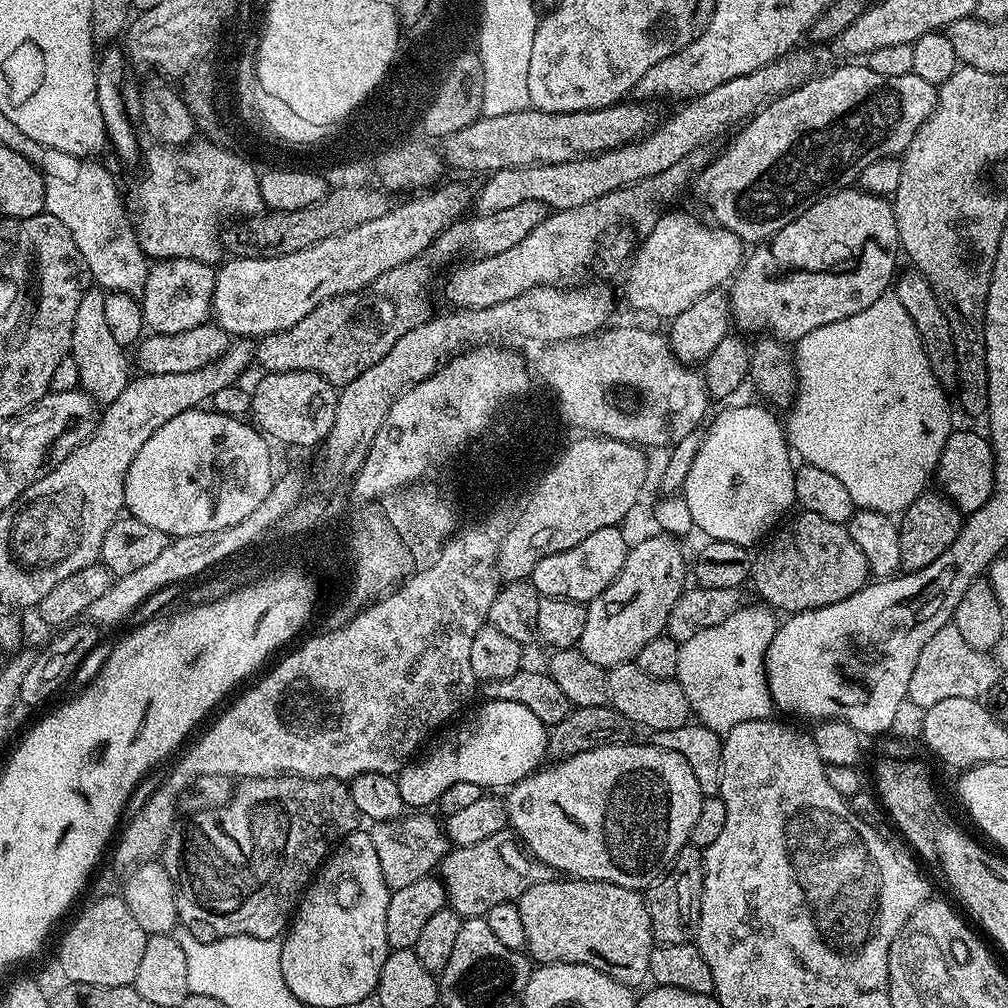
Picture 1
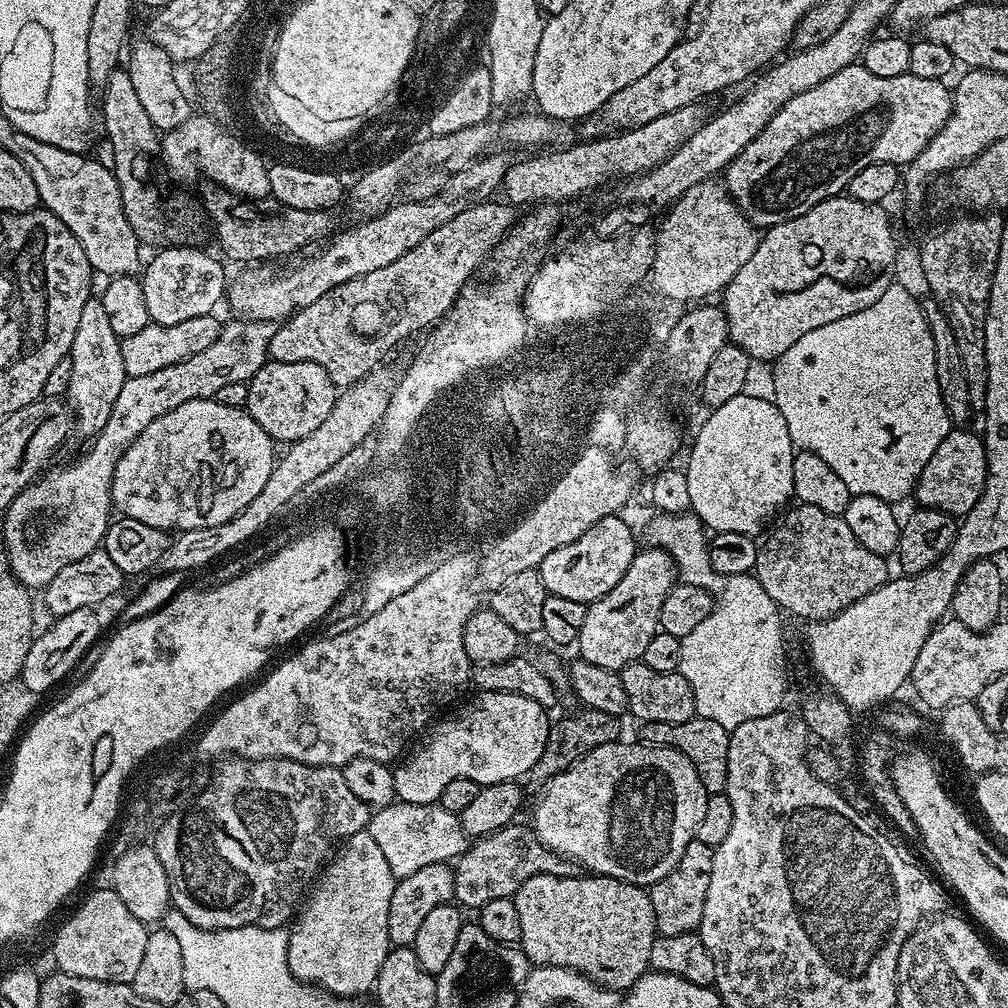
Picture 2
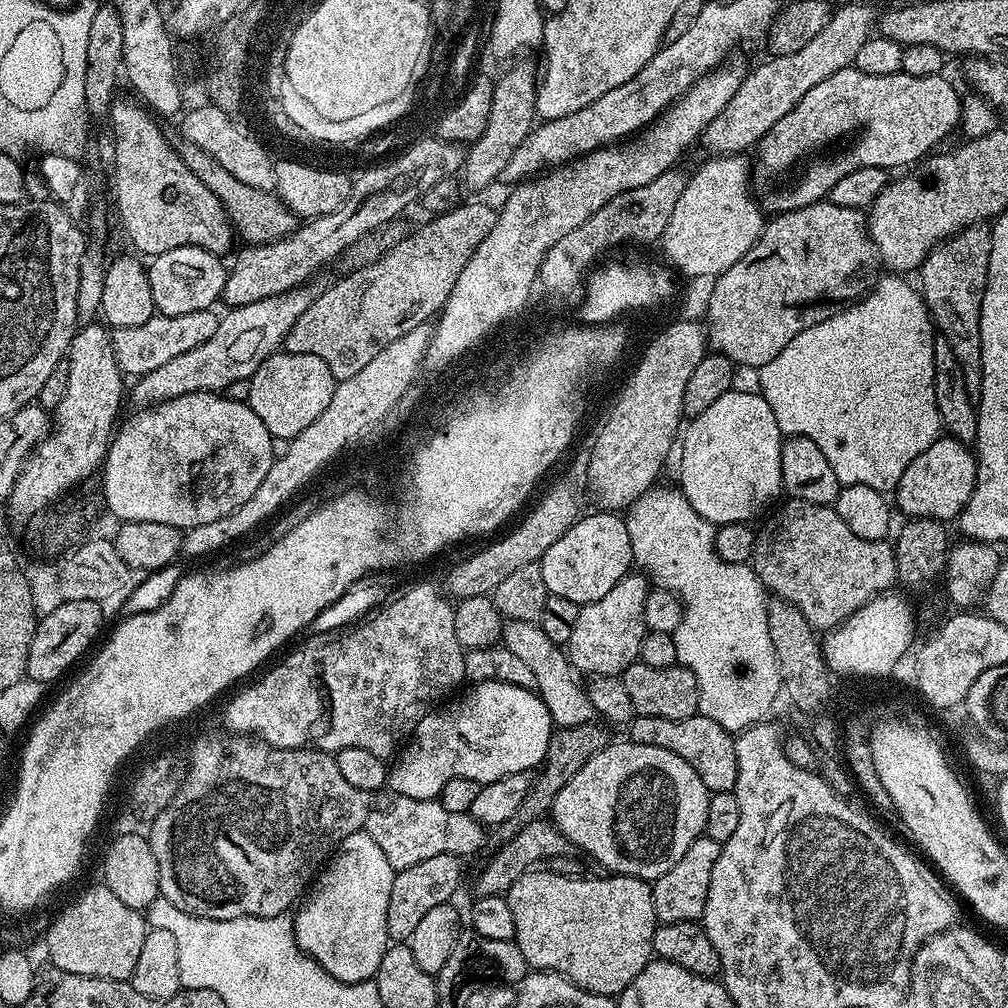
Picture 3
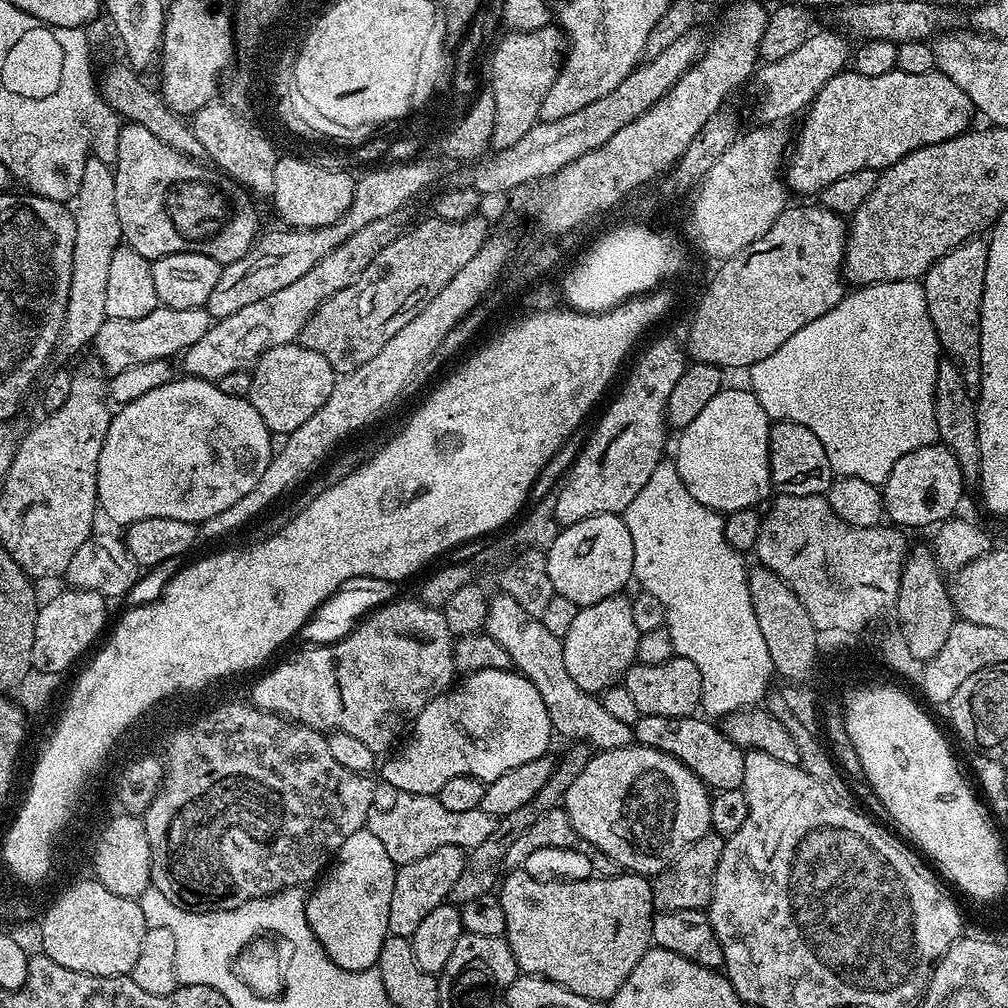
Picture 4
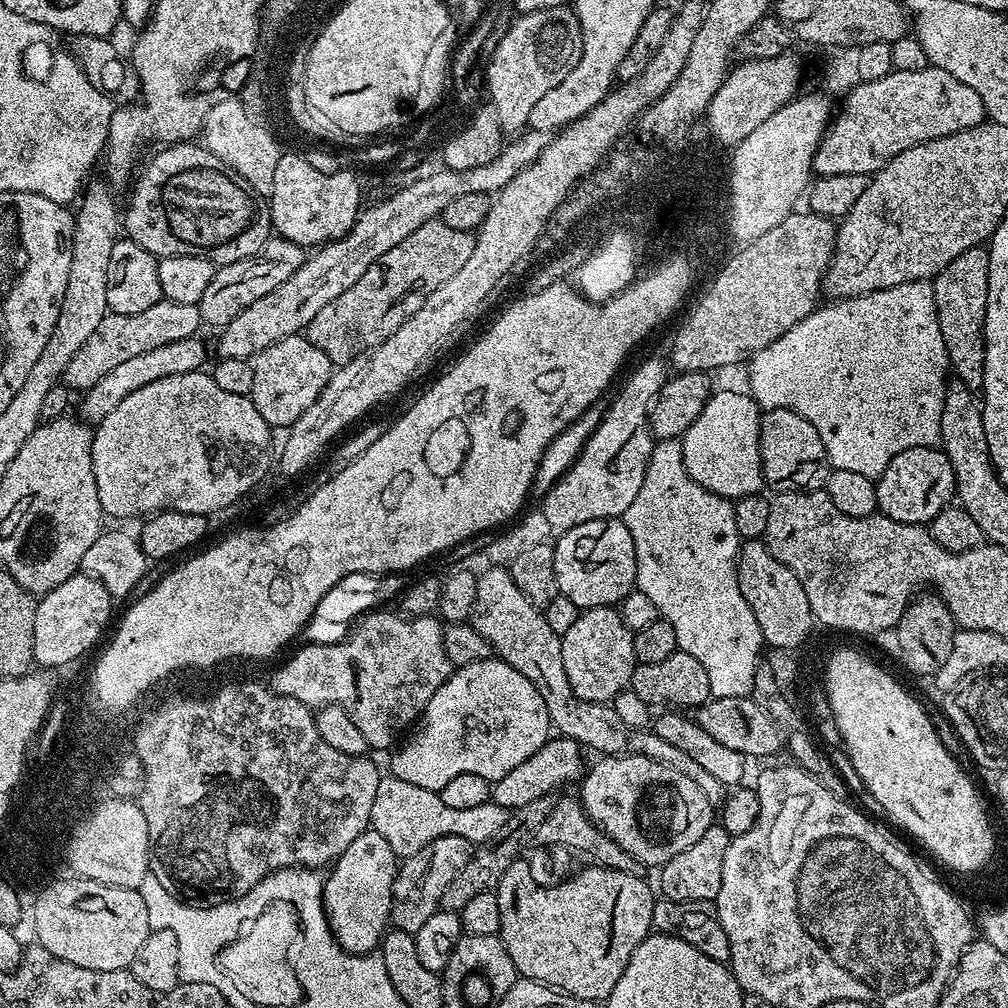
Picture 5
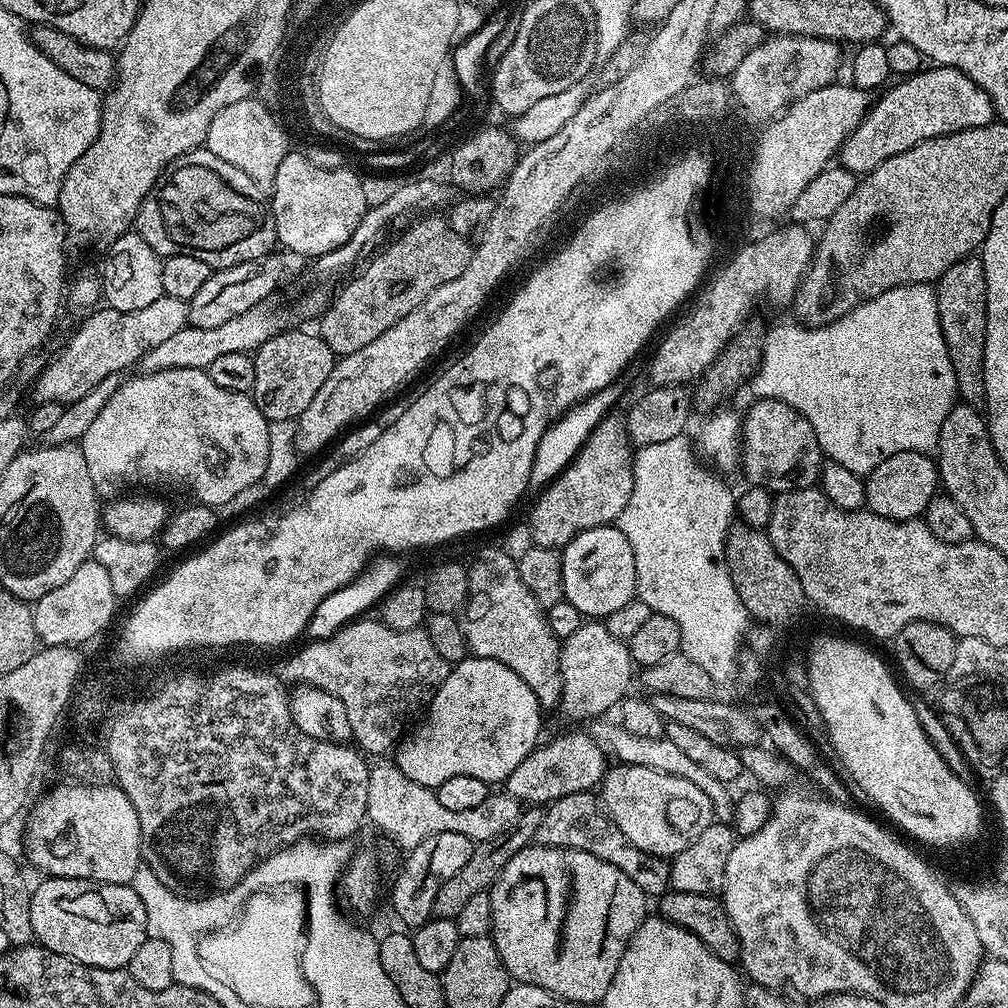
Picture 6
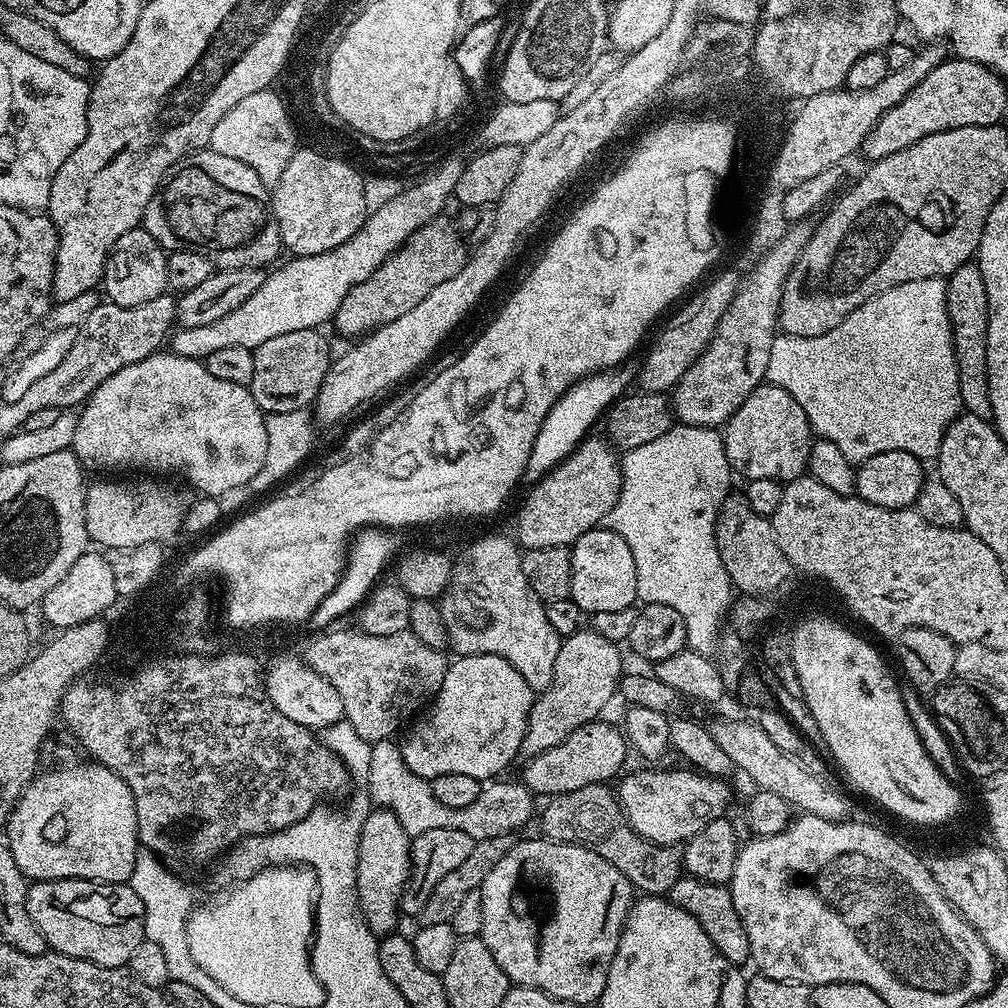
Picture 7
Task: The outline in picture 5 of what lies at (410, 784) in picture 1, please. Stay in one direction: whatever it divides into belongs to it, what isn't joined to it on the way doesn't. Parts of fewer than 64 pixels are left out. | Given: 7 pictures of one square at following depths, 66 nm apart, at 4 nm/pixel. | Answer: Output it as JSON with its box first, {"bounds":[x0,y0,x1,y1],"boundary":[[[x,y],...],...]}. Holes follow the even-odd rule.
{"bounds":[390,658,550,793],"boundary":[[[499,658],[456,668],[434,690],[434,698],[424,708],[423,724],[424,728],[417,727],[411,733],[413,736],[391,753],[390,772],[402,778],[402,782],[414,782],[414,786],[438,793],[458,774],[479,774],[495,782],[510,774],[514,766],[526,762],[550,738],[550,721],[542,694],[538,694],[526,674],[518,674],[514,666]]]}

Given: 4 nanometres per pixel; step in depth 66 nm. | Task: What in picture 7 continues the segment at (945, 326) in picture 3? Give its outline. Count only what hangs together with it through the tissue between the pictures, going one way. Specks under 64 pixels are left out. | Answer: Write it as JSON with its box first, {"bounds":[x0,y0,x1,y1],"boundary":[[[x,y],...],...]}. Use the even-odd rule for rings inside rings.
{"bounds":[946,262,991,421],"boundary":[[[969,262],[958,266],[946,277],[946,310],[952,323],[952,345],[958,366],[958,390],[963,411],[991,421],[990,378],[986,366],[986,330],[988,329],[988,303],[986,282],[980,273],[980,265]]]}

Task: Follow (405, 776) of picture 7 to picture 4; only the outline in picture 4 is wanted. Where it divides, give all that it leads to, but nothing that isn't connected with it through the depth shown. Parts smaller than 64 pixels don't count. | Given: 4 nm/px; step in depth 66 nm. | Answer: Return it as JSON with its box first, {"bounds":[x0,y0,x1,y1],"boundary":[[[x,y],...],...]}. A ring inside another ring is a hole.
{"bounds":[366,792,498,866],"boundary":[[[402,792],[393,797],[392,805],[385,812],[380,806],[373,806],[366,826],[374,834],[374,838],[382,841],[386,854],[390,854],[390,858],[397,866],[418,862],[418,858],[426,858],[426,854],[430,854],[430,850],[438,850],[438,846],[458,846],[465,850],[477,848],[482,846],[482,842],[486,842],[486,838],[493,836],[498,827],[497,817],[486,814],[480,807],[474,810],[461,810],[457,814],[455,810],[446,810],[446,806],[442,806],[442,802],[436,796],[419,796]]]}

